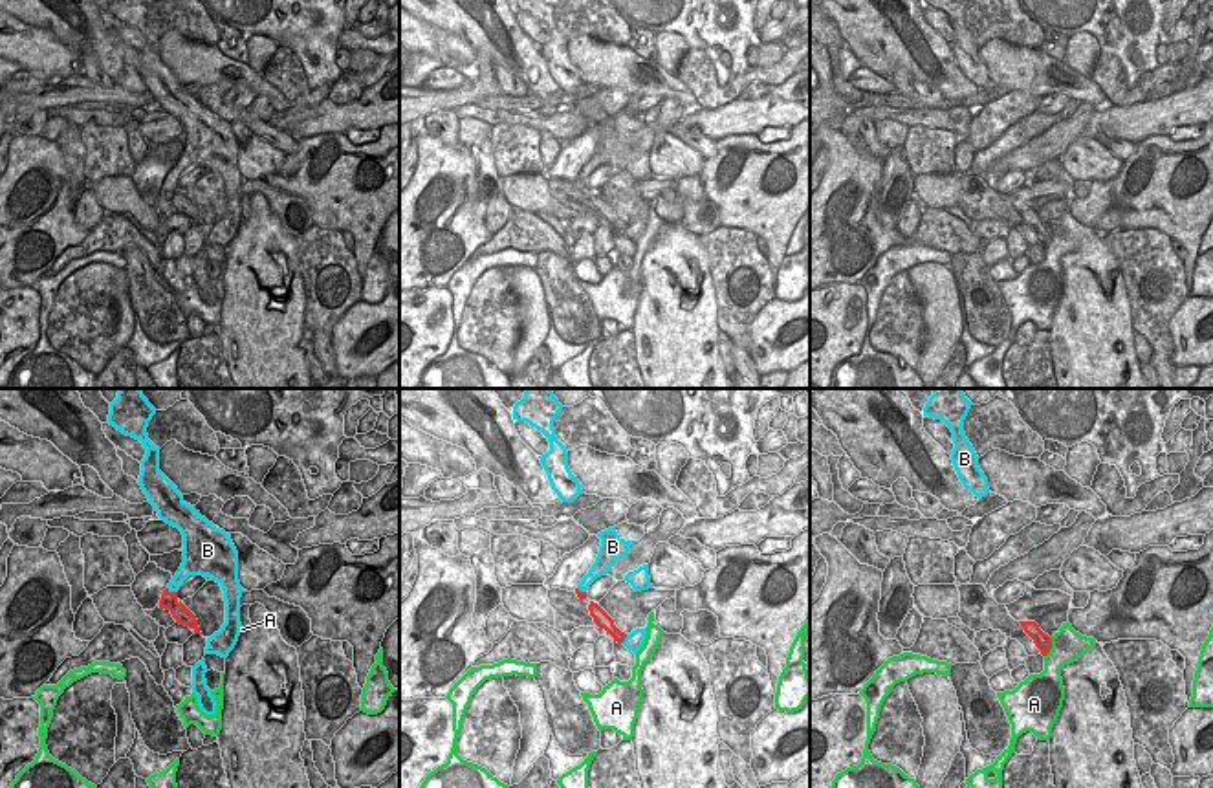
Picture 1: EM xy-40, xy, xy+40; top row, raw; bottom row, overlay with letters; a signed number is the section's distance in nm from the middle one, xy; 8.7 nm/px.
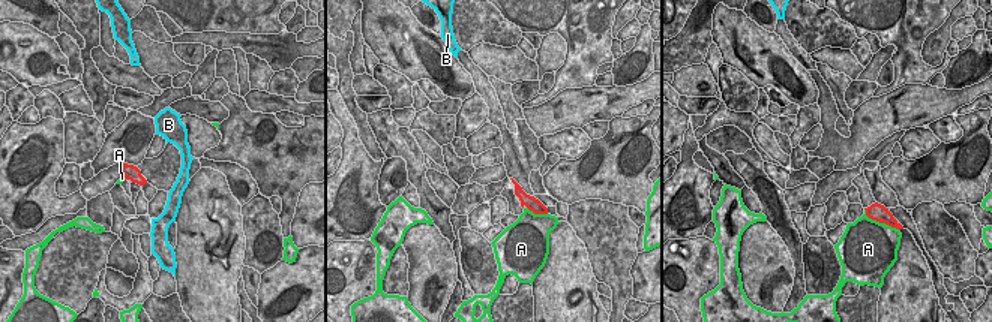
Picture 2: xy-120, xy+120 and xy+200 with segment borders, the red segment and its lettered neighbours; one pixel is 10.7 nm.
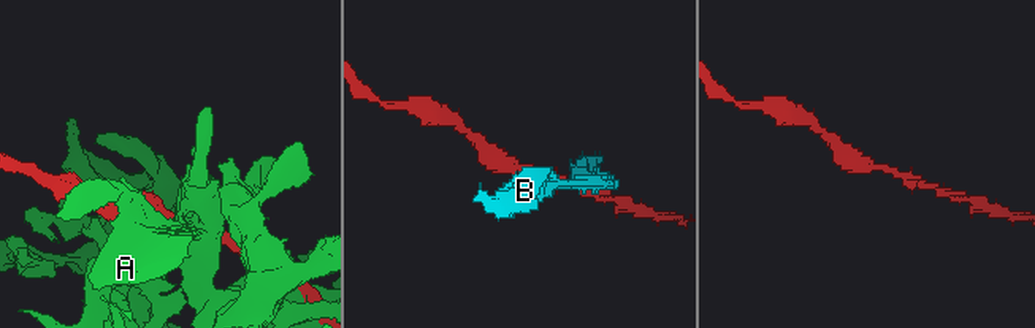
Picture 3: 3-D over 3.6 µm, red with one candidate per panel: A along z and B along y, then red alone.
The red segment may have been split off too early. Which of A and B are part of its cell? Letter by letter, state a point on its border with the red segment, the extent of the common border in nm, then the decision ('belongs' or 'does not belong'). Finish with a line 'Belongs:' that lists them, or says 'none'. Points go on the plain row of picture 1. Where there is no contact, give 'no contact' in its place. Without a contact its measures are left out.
A: meets red in xy+40 at (1050, 237); contact 190 nm long; does not belong
B: meets red in xy-40 at (173, 182); contact 110 nm long; does not belong
Belongs: none

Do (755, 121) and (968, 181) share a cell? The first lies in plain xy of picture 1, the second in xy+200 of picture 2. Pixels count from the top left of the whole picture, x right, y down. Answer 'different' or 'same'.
different

